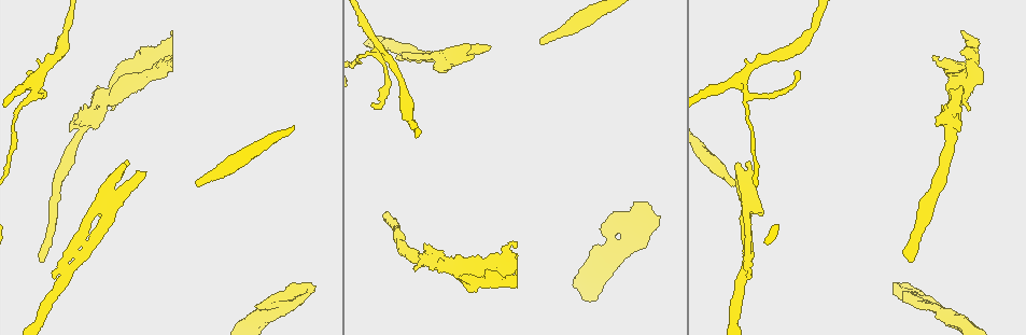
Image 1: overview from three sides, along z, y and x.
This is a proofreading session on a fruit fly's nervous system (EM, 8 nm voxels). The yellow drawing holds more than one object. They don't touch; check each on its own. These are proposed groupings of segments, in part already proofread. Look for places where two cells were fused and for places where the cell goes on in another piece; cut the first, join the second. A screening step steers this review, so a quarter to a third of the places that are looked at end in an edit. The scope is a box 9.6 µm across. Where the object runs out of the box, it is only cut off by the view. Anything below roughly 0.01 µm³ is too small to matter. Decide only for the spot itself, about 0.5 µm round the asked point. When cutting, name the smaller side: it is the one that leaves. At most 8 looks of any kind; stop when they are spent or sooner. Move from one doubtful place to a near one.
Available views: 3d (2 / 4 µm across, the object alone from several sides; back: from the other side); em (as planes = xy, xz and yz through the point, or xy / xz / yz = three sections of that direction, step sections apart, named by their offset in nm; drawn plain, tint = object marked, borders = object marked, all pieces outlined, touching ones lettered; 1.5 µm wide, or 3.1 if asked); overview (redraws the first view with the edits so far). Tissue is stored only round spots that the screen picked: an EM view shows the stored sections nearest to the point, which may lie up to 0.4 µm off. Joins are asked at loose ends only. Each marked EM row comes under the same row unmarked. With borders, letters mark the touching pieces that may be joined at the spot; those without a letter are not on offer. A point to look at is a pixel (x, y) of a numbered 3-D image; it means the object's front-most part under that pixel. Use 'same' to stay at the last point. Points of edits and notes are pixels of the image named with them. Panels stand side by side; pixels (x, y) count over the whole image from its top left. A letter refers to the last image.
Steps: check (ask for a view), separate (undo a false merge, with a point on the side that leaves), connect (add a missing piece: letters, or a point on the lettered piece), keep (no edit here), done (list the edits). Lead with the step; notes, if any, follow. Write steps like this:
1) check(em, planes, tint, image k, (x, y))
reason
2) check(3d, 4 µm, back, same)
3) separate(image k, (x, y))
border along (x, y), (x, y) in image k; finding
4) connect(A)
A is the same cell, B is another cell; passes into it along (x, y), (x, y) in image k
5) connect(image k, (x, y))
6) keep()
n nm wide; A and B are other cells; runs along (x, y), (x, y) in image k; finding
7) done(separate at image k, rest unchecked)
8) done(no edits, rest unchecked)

check(3d, 2 µm, image 1, (41, 260))
long arm stops here

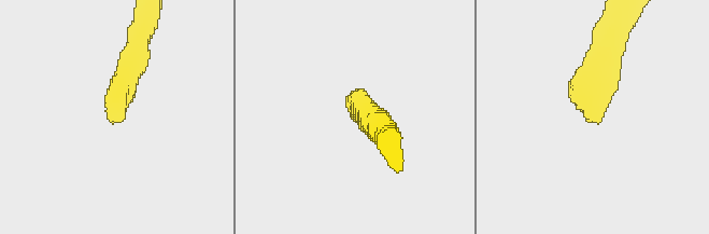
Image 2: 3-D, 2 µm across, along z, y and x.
check(em, xz, step 8, borders, image 2, (112, 118))
shape alone is not enough

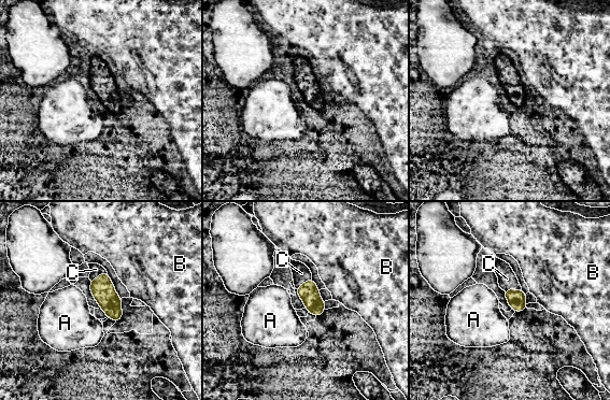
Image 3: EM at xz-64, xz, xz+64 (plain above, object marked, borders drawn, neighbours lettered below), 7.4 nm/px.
check(em, xy, step 4, borders, same)

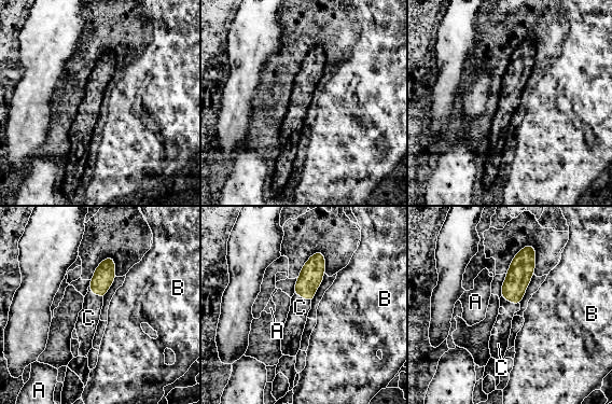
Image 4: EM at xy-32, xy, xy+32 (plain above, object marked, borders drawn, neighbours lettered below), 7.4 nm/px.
connect(C)
C is the same cell, A and B are other cells; the cell continues

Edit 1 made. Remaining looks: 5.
check(em, planes, borders, image 1, (625, 242))
thick turns thin

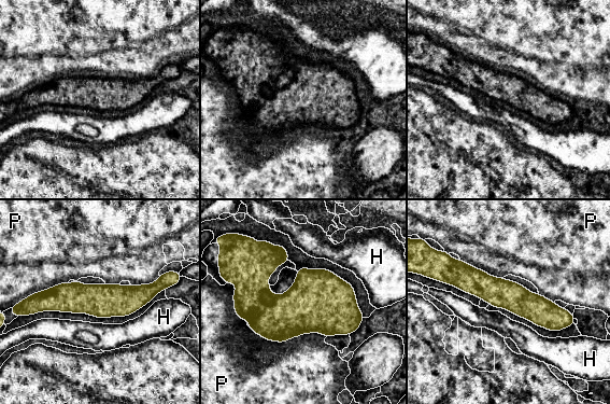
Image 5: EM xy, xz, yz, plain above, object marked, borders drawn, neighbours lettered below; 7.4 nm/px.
keep()
P touches over 600 nm; H and P are other cells; continuous, no second cell

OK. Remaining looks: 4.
check(em, planes, borders, image 1, (196, 185))
an open end

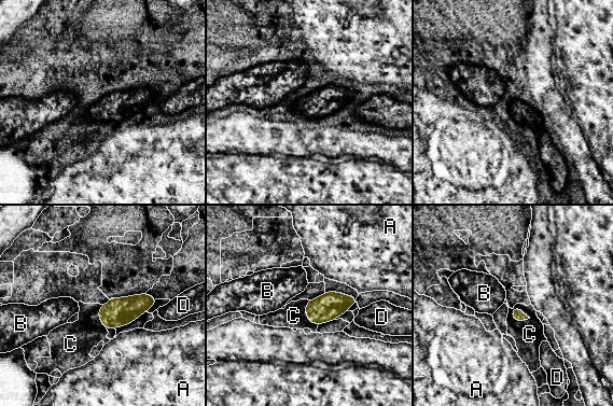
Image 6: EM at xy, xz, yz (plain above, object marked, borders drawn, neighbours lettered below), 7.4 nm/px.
connect(C)
C is the same cell, A, B and D are other cells; passes into it along (517, 313), (520, 310), (529, 334) in image 6; it goes on there

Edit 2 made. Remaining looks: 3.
done(connect at image 4, connect at image 6, rest unchecked)

